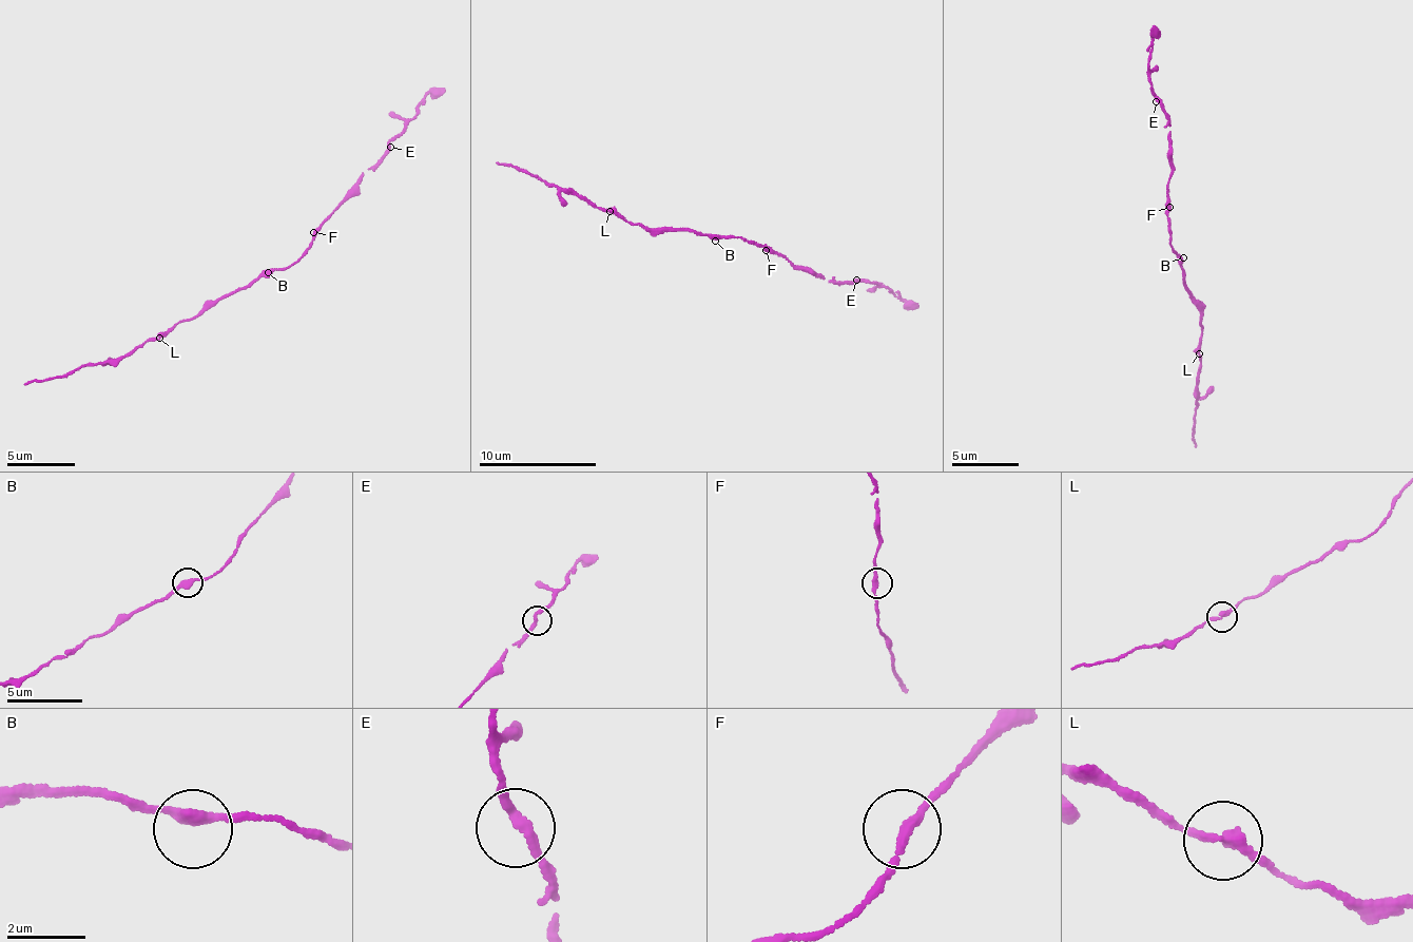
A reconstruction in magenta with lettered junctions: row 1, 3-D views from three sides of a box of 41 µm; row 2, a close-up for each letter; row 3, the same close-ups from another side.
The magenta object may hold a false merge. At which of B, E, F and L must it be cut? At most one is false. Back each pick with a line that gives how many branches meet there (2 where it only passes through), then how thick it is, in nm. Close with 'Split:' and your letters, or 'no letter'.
Split: no letter

